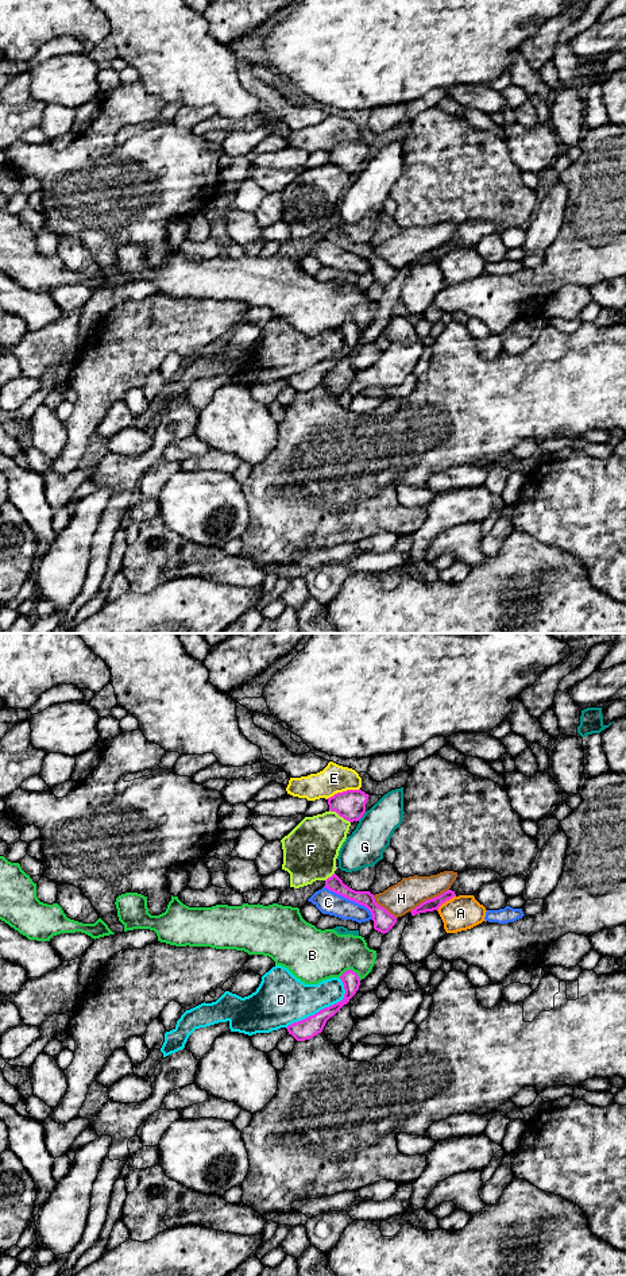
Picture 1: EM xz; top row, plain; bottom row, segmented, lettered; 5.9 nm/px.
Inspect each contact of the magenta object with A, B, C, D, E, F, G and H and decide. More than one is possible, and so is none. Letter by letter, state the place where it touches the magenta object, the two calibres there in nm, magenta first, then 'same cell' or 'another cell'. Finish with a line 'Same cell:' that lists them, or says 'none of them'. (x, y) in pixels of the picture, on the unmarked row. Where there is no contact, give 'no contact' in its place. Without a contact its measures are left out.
A: xz (445, 253) | 70/200 nm | another cell
B: xz (351, 322) | 100/320 nm | another cell
C: xz (351, 251) | 120/140 nm | another cell
D: xz (323, 361) | 120/300 nm | another cell
E: xz (343, 143) | 180/170 nm | another cell
F: xz (340, 168) | 180/320 nm | another cell
G: xz (362, 168) | 180/220 nm | another cell
H: xz (429, 251) | 70/190 nm | another cell
Same cell: none of them

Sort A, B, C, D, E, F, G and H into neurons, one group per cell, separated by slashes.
A / B / C / D / E / F / G / H

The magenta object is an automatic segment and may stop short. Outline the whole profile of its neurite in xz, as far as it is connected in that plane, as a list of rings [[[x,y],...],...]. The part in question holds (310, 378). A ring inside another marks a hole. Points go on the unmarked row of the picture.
[[[348,321],[340,328],[340,331],[345,342],[344,350],[340,354],[286,379],[289,386],[291,386],[297,393],[310,392],[321,385],[326,373],[333,369],[344,356],[347,356],[356,346],[360,338],[360,331],[356,324]]]

